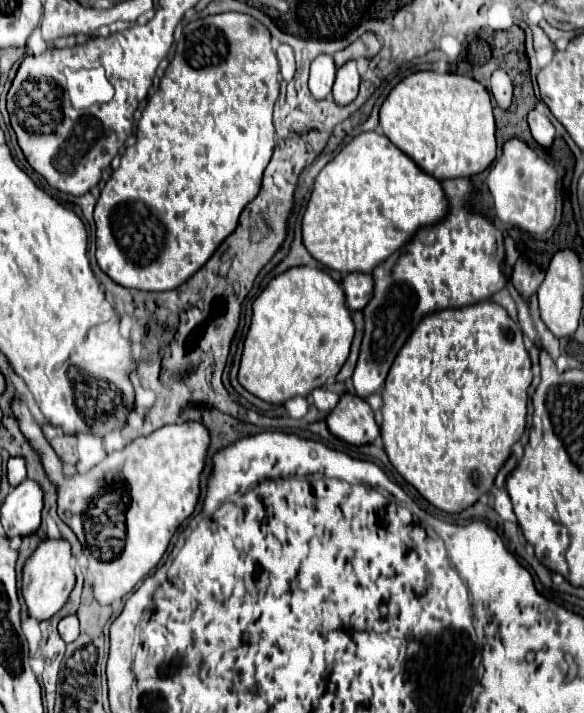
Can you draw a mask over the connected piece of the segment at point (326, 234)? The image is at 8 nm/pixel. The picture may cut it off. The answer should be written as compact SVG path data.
M365 131L351 139L315 177L311 197L301 223L303 245L327 269L339 273L371 273L375 265L385 261L397 251L415 231L423 225L437 223L447 213L447 201L441 191L441 183L421 171L411 159L405 157L385 135L377 131Z

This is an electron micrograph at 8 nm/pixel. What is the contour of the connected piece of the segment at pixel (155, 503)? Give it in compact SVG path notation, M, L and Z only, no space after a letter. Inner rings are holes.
M15 397L15 417L19 417L21 431L27 435L29 443L39 451L43 467L49 479L57 485L57 515L63 523L67 523L73 533L79 537L79 523L83 523L83 511L103 493L111 489L111 485L119 485L127 489L123 493L121 503L105 507L99 511L97 507L89 509L87 527L83 525L83 553L89 561L89 573L93 575L93 595L101 605L111 605L123 599L131 589L149 575L149 571L161 561L173 533L185 521L199 499L199 473L205 465L209 433L201 423L181 423L181 425L165 425L147 437L139 437L131 441L125 449L113 453L105 463L93 467L83 475L73 475L63 479L61 461L51 449L49 441L41 433L41 425L29 413L25 401ZM123 505L125 505L125 545L123 545Z

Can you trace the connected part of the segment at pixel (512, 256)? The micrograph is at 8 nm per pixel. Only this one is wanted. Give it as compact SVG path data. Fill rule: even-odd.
M506 236L504 239L504 246L505 246L505 261L510 266L514 266L518 257L520 256L520 252L516 247L516 243L511 237Z

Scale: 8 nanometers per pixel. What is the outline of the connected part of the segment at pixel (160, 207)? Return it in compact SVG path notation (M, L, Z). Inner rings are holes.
M219 13L209 15L205 19L191 21L185 25L183 41L177 47L177 53L169 67L165 69L161 77L161 85L155 91L153 97L149 97L147 107L143 111L143 117L137 123L137 141L133 147L127 147L121 163L117 169L113 169L109 181L101 189L99 201L95 205L95 225L97 225L97 263L103 273L107 273L115 283L131 289L141 291L169 291L179 287L183 281L187 281L195 271L199 271L205 261L215 253L215 249L235 231L237 221L245 205L249 205L261 187L263 171L271 159L273 147L275 147L275 127L271 121L273 105L279 97L279 61L275 57L275 51L271 49L271 35L267 27L263 27L255 17L245 13Z

